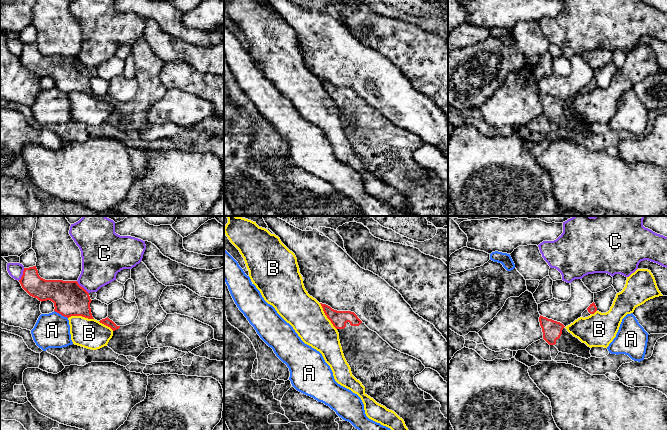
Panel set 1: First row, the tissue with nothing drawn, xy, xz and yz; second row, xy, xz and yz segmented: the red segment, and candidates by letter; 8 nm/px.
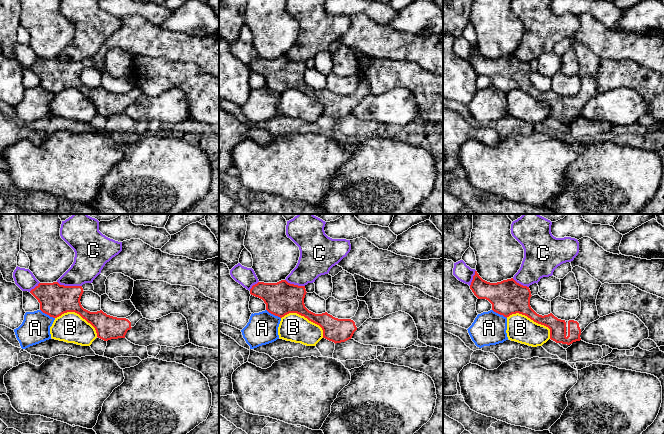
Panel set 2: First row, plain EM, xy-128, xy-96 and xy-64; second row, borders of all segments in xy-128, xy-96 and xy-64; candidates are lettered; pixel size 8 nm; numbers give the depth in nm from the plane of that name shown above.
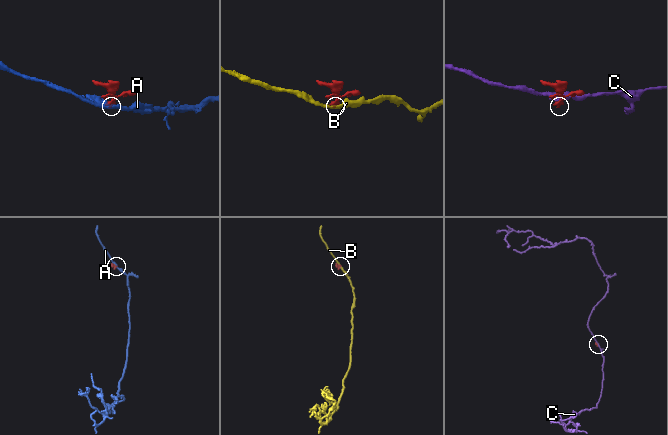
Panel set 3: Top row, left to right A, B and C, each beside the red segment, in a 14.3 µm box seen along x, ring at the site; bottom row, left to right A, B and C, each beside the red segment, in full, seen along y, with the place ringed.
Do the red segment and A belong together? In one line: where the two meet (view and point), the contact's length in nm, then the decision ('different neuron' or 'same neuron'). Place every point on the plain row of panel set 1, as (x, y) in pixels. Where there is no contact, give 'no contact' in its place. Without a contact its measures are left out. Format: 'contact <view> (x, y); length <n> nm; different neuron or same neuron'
contact xy (61, 90); length 130 nm; different neuron

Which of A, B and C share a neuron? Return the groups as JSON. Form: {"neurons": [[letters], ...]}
{"neurons": [["A"], ["B"], ["C"]]}

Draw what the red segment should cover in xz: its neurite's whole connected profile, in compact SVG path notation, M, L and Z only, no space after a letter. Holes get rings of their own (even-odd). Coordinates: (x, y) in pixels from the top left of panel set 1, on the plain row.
M320 80L337 105L344 133L352 151L365 163L365 170L402 194L415 216L448 216L448 195L440 187L440 179L434 175L425 176L424 167L414 158L414 152L425 145L422 138L393 125L354 88L337 87L326 80Z

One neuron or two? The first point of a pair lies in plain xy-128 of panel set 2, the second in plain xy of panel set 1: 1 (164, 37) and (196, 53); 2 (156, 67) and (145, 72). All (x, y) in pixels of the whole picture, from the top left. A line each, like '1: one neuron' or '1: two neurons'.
1: one neuron
2: two neurons

